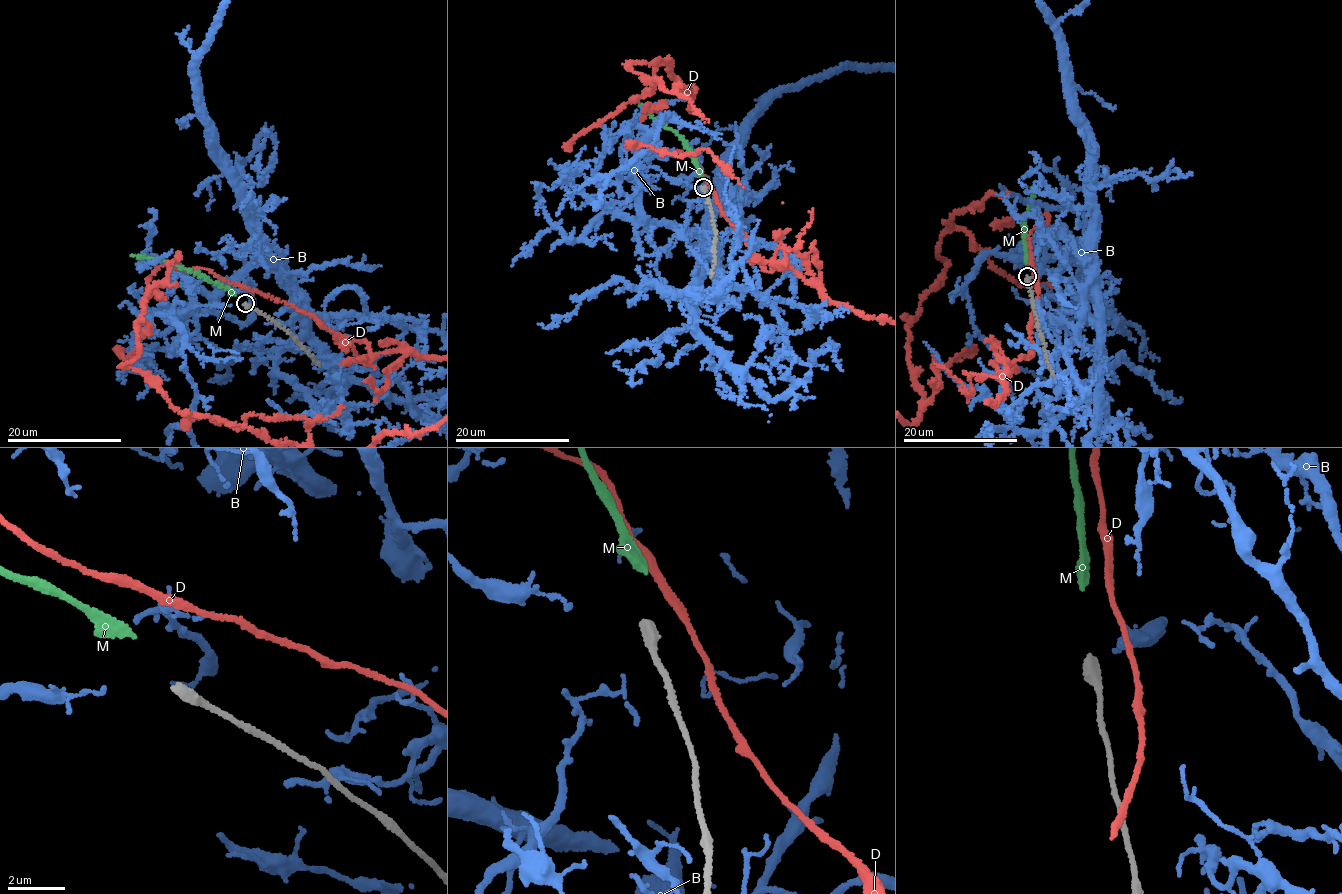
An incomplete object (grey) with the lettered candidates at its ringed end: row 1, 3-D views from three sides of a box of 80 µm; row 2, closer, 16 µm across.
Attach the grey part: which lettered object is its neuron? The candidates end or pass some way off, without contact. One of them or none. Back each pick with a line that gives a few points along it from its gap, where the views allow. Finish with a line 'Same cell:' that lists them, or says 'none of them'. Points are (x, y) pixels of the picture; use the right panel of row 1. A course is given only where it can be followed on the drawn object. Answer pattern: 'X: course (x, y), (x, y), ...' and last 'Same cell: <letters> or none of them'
Same cell: none of them

